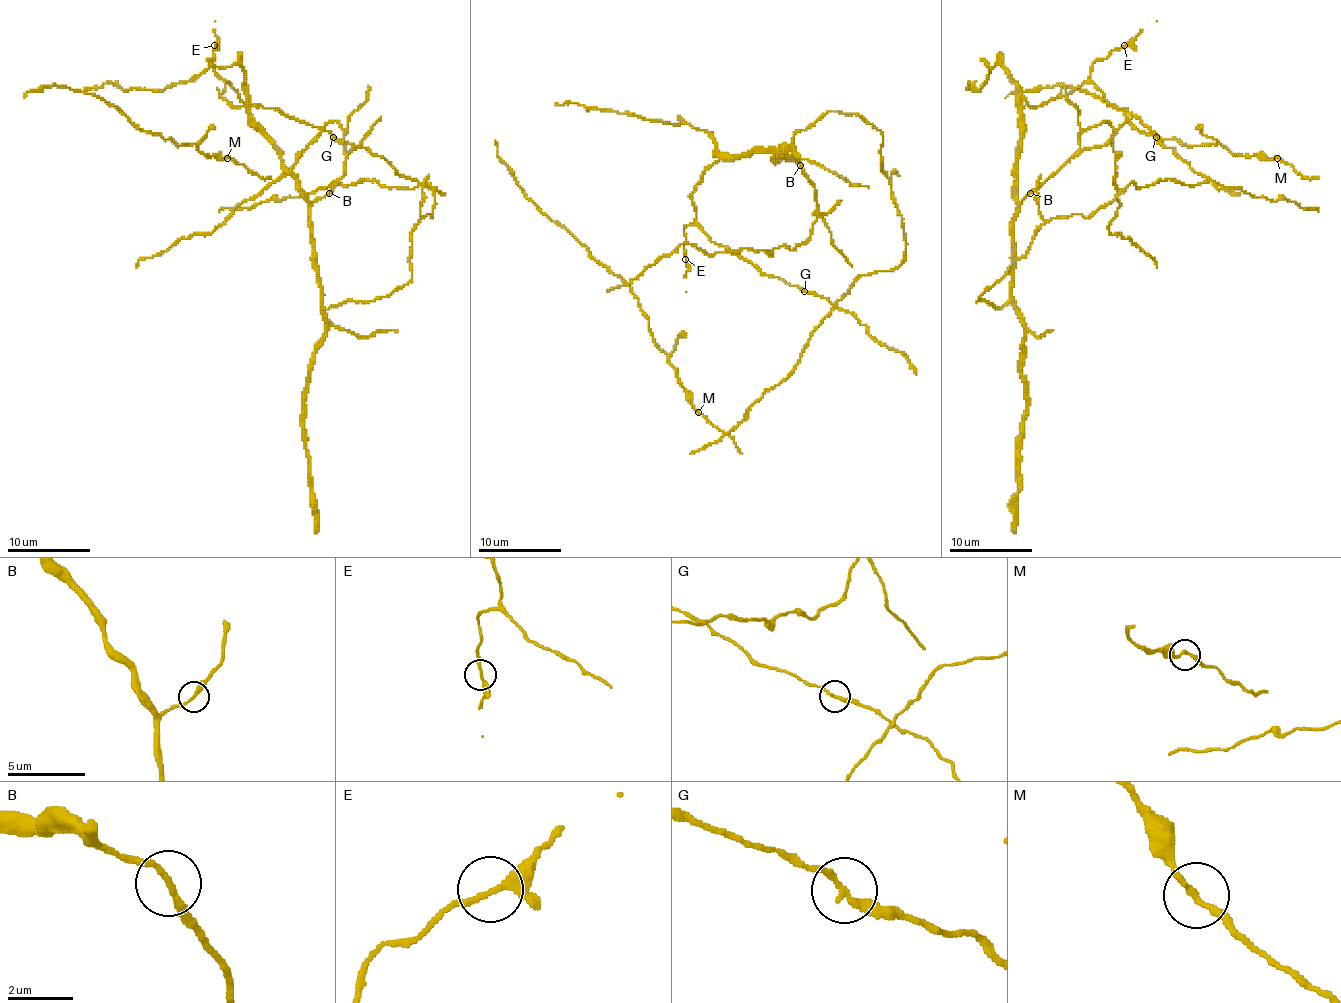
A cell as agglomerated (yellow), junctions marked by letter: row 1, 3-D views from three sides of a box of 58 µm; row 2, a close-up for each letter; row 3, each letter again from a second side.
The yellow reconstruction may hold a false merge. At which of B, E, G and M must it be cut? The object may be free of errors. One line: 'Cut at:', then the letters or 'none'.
Cut at: none

